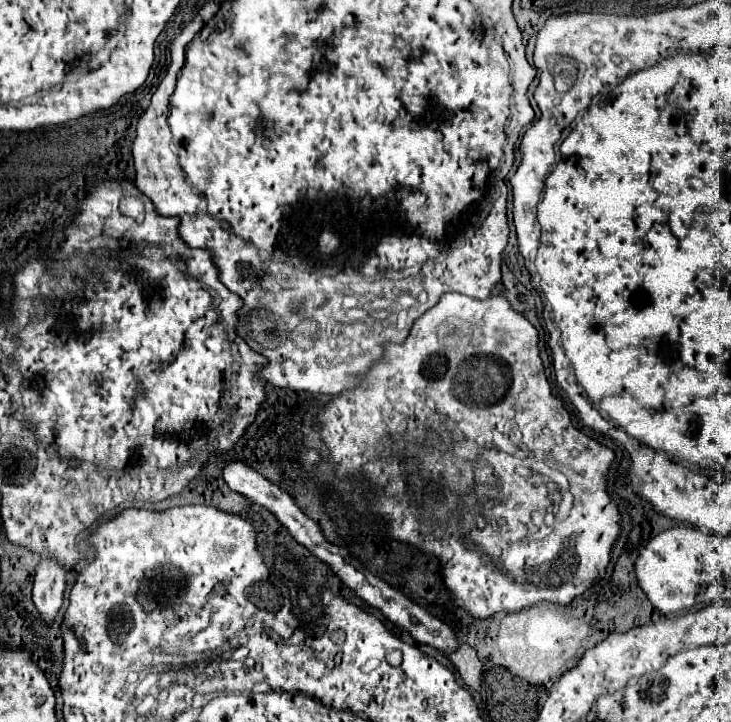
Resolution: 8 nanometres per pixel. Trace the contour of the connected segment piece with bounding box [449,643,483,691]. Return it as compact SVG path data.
M461 643L459 651L455 651L451 657L451 663L455 665L455 669L459 669L459 677L461 681L479 691L481 689L481 673L483 673L483 663L477 659L475 649L471 649L467 643Z

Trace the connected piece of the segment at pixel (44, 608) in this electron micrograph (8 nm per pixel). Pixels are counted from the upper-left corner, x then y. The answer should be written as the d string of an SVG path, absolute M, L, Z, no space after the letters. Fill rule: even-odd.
M41 559L35 569L33 583L33 603L45 623L53 623L61 605L65 591L65 571L51 559Z

